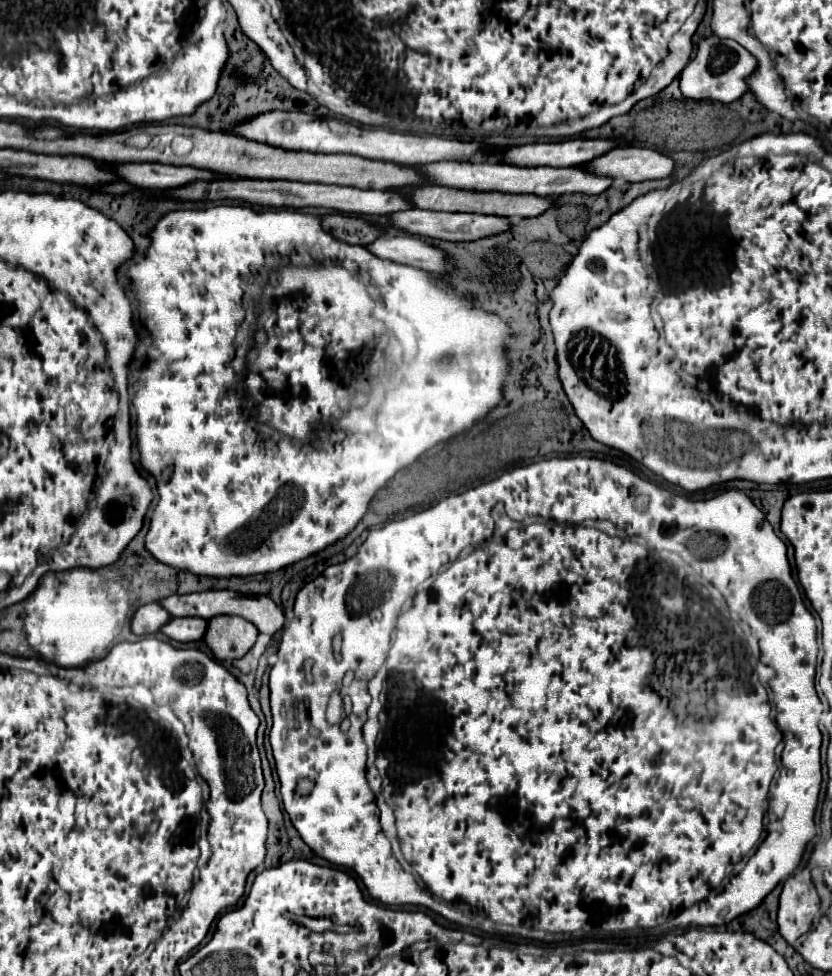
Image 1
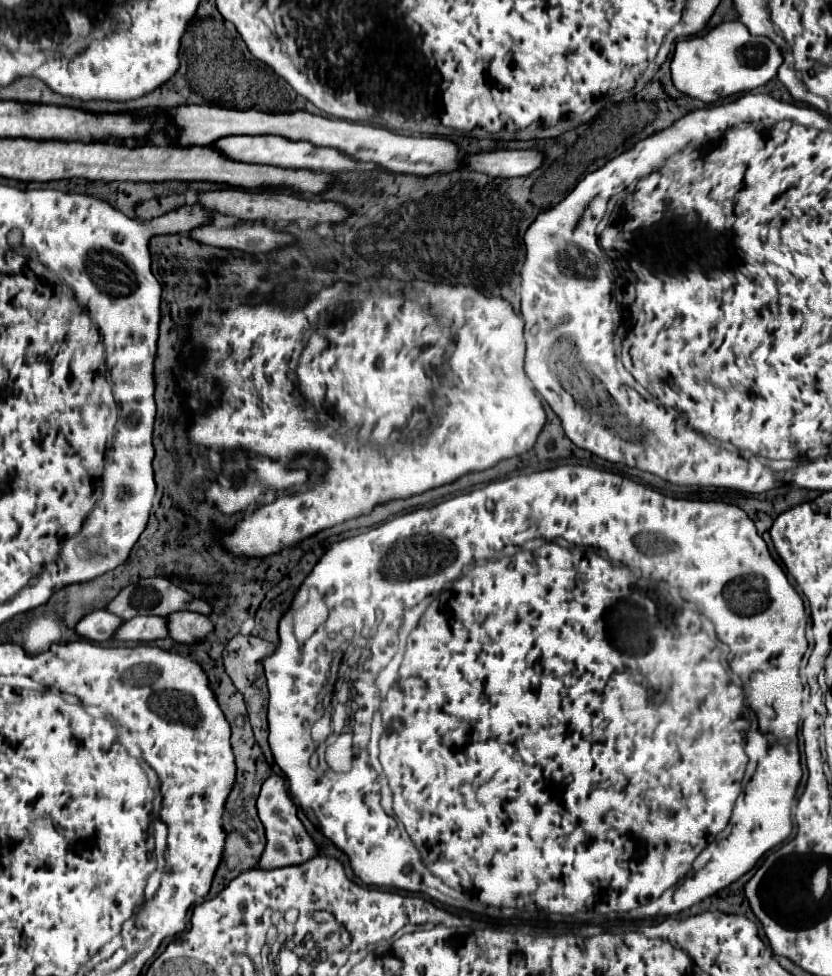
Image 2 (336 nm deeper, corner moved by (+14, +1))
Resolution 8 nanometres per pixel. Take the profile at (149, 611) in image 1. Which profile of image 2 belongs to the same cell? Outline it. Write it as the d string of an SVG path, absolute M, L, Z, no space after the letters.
M102 609L102 611L92 611L90 615L86 615L78 625L76 625L76 631L90 639L90 641L98 641L98 643L104 643L104 641L110 641L114 639L116 631L120 629L120 625L124 623L122 617Z

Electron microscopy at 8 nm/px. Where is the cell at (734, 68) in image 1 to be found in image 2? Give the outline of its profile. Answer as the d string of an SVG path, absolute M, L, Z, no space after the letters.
M724 21L706 35L696 35L676 43L670 63L674 87L702 103L716 103L736 93L748 93L776 77L782 65L778 47L766 37L754 37L740 21Z

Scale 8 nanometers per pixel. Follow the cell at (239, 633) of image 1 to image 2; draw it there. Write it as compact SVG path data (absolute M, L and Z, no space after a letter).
M172 613L168 617L170 637L176 643L194 645L204 641L210 633L214 633L214 623L210 617L202 613Z

